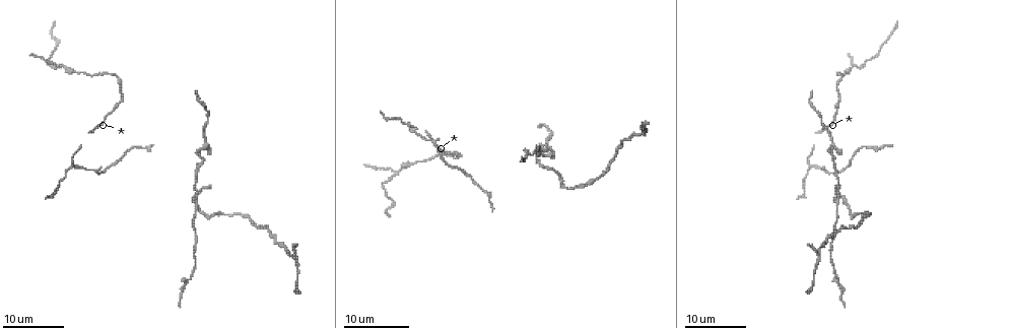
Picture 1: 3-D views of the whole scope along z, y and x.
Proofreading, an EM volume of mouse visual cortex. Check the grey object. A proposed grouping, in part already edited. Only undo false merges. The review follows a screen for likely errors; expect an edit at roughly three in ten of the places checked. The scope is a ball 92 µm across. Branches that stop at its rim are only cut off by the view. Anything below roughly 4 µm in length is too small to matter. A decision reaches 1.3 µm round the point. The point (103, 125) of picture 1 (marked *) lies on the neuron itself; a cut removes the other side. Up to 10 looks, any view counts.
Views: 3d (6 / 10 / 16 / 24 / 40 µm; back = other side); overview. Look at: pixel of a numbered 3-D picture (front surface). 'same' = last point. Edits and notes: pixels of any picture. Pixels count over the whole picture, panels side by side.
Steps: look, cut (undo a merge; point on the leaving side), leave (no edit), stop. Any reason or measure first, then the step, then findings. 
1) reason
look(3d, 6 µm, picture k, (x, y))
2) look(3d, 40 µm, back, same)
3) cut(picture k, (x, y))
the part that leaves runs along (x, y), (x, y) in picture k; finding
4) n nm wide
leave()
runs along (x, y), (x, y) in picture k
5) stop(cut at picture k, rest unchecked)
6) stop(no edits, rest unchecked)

three-way junction
look(3d, 24 µm, picture 1, (810, 165))

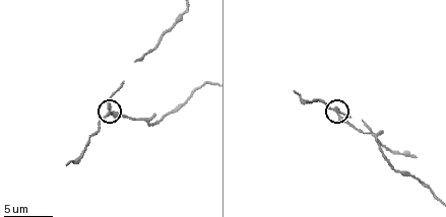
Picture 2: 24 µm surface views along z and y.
closer look
look(3d, 6 µm, picture 2, (335, 111))

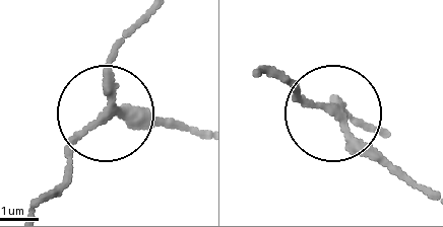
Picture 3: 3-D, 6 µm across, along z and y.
3 arms
cut(picture 3, (152, 118))
the part that leaves runs along (116, 116), (165, 116), (194, 132) in picture 3; a second neuron is stuck on

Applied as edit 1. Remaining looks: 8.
looks like a crossing
look(3d, 24 µm, picture 1, (839, 196))

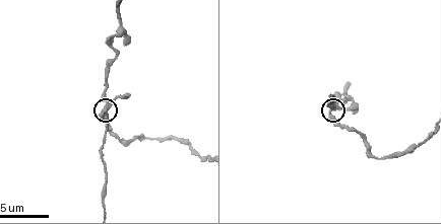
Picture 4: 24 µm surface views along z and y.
look(3d, 10 µm, picture 4, (331, 109))

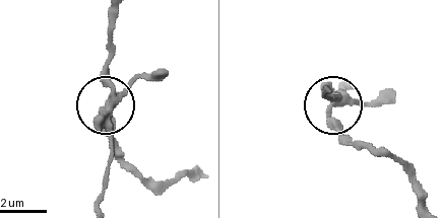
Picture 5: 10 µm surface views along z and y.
4 arms
cut(picture 5, (336, 126))
the part that leaves runs along (338, 103), (329, 119), (349, 138), (393, 159), (419, 200) in picture 5; a second neuron is stuck on

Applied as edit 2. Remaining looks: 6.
look(overview)

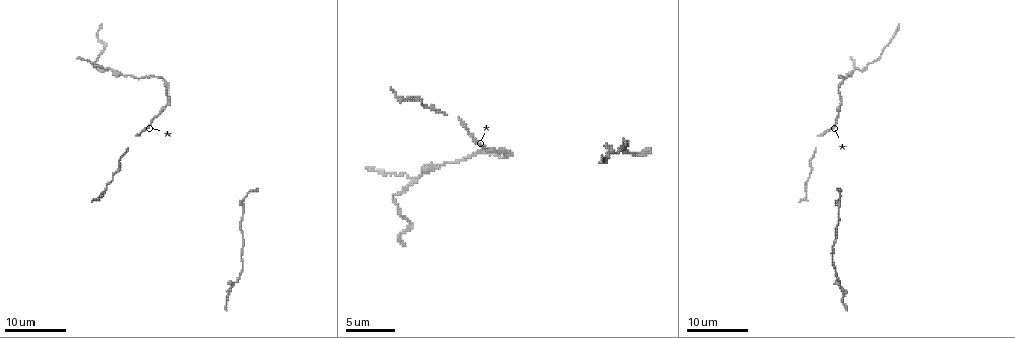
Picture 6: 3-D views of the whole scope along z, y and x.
calibre changes
look(3d, 24 µm, picture 6, (612, 151))

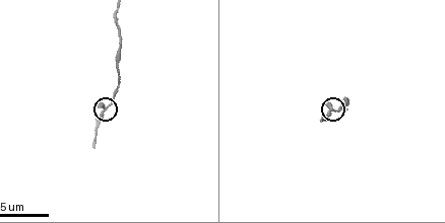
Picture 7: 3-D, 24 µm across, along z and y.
look(3d, 10 µm, picture 7, (106, 108))

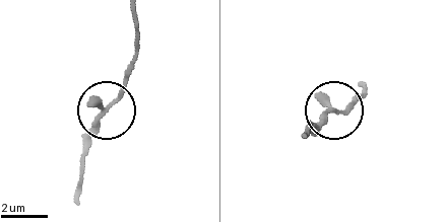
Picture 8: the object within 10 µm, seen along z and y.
leave()
all the same neuron

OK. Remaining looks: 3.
sudden change in width
look(3d, 16 µm, picture 6, (505, 157))

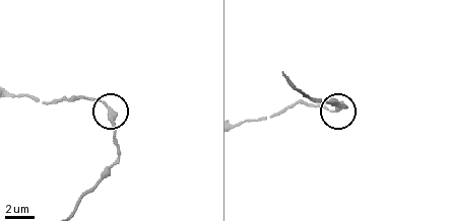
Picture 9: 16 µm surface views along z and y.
zoom in
look(3d, 10 µm, picture 9, (107, 108))

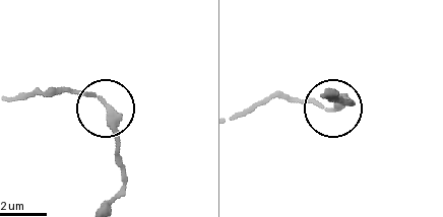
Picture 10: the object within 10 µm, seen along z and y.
230 nm wide
leave()
runs along (109, 202), (120, 185), (118, 121), (97, 99), (41, 88) in picture 10; all the same neuron

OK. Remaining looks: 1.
stop(cut at picture 3, cut at picture 5, rest unchecked)

